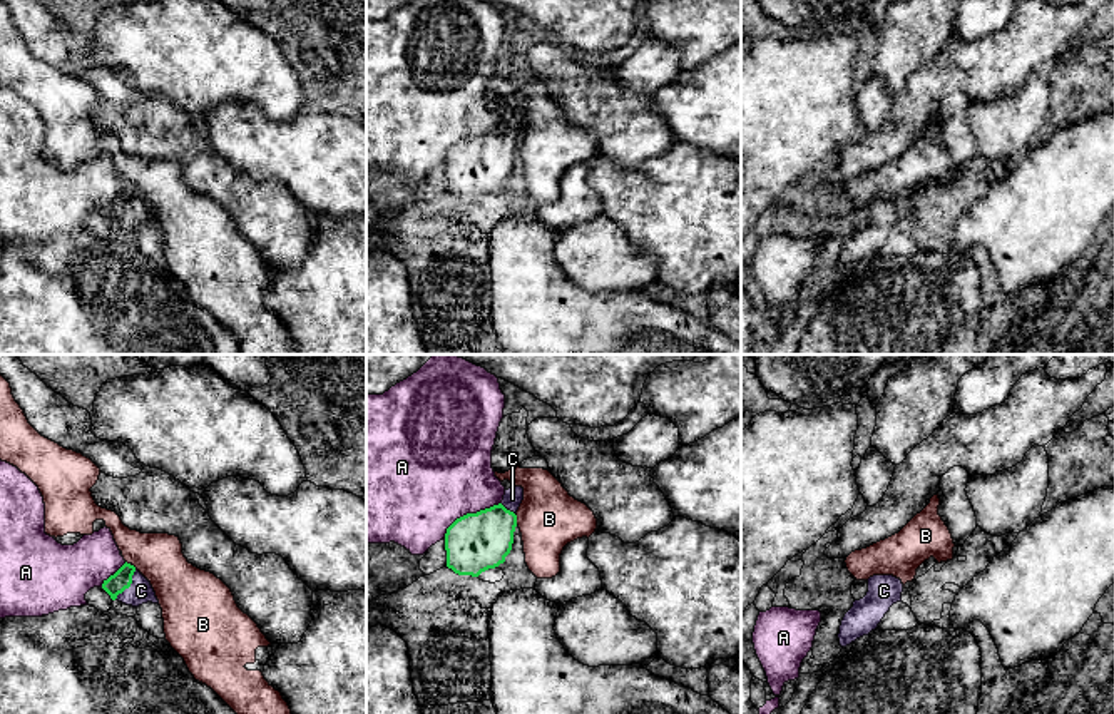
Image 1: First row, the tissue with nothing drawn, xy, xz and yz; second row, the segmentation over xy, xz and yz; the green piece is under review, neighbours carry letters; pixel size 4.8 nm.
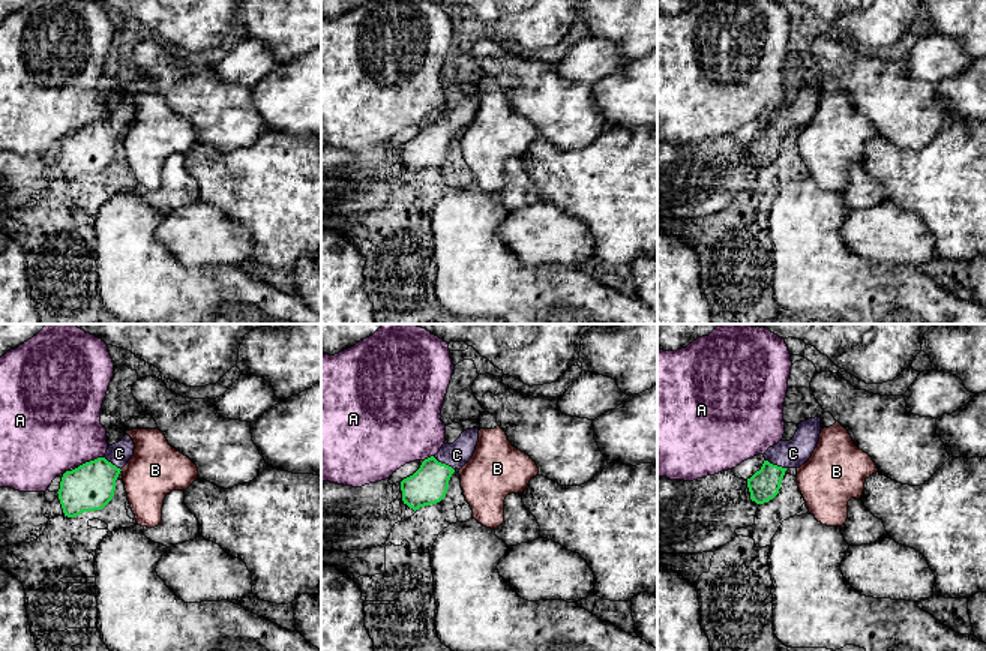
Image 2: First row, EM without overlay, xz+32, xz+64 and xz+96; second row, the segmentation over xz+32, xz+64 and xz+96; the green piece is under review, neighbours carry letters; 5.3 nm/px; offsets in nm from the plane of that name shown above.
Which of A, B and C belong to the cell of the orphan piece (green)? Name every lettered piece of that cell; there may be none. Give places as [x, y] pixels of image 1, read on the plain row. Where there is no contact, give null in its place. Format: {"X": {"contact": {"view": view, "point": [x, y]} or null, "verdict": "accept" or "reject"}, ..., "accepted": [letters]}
{"A": {"contact": {"view": "xz", "point": [470, 139]}, "verdict": "reject"}, "B": {"contact": {"view": "xz", "point": [516, 144]}, "verdict": "reject"}, "C": {"contact": {"view": "xy", "point": [129, 211]}, "verdict": "accept"}, "accepted": ["C"]}

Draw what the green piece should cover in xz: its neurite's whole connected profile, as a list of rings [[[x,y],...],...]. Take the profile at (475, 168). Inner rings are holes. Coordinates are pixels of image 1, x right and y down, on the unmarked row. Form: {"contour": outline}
{"contour": [[[524,114],[505,115],[498,130],[457,144],[445,159],[447,192],[478,202],[505,187],[512,176]]]}

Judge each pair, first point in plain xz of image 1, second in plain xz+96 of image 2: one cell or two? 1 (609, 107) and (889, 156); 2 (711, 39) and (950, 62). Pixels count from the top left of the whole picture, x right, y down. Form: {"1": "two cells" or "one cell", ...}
{"1": "two cells", "2": "two cells"}

